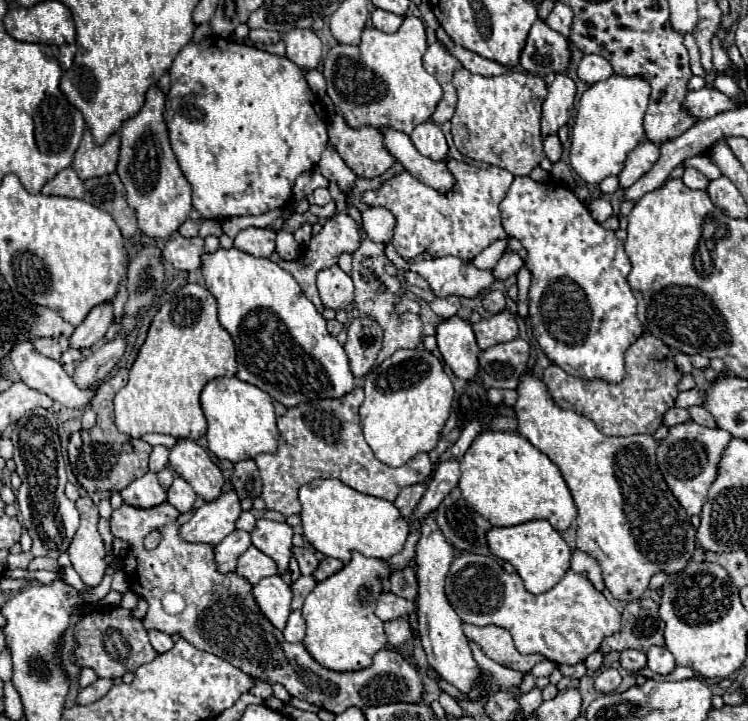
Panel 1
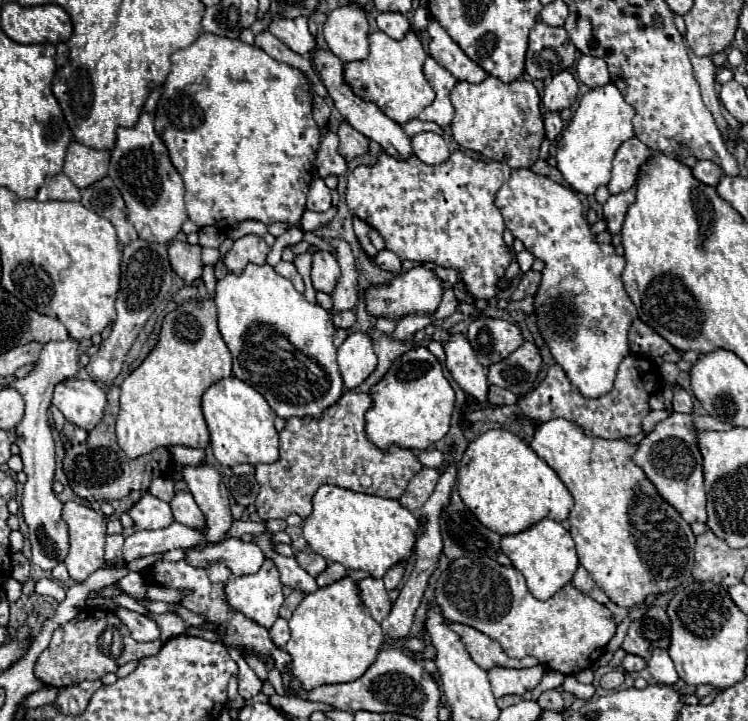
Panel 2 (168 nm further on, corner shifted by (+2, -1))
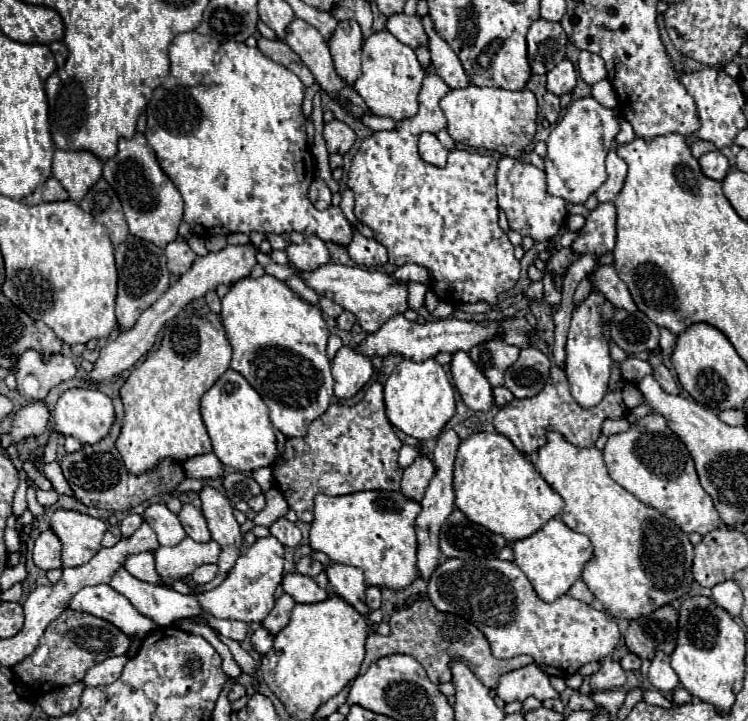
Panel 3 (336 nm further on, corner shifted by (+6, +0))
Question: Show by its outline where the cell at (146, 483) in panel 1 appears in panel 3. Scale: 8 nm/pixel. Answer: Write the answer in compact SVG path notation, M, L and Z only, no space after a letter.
M151 504L141 516L157 532L161 546L175 546L187 536L177 514L173 514L165 504Z

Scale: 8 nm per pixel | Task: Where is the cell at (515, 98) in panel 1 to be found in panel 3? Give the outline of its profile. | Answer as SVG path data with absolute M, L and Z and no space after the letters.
M467 86L449 90L441 100L441 110L447 116L449 136L469 148L495 150L501 156L521 158L523 150L533 142L537 128L537 98L531 90L505 90Z

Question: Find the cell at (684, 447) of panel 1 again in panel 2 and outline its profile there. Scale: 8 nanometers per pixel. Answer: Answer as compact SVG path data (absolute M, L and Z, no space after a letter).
M671 413L667 419L659 421L651 433L647 433L641 443L637 445L637 451L631 455L633 463L639 465L647 479L655 485L657 493L673 505L679 515L687 523L705 523L707 521L707 511L705 511L705 489L703 489L703 467L701 467L701 453L697 449L697 439L695 431L697 429L717 429L723 431L727 429L725 423L711 415L683 415L683 413Z

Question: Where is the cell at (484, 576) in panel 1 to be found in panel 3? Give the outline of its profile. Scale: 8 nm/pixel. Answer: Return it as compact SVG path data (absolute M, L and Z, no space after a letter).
M449 558L429 578L429 600L441 612L459 614L477 626L491 644L495 658L529 654L549 676L569 678L591 660L603 660L619 644L617 622L593 606L563 594L547 604L539 600L527 576L515 562Z

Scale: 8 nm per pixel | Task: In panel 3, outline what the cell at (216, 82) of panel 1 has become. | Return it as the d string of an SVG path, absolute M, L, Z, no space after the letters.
M185 32L179 34L171 46L169 46L169 60L171 60L171 78L167 78L155 92L153 98L147 104L147 142L151 144L151 148L155 150L157 162L163 168L163 172L173 180L173 184L177 186L177 190L183 196L185 202L185 216L183 220L187 224L191 224L193 232L201 238L207 236L215 236L215 234L231 234L231 232L243 232L249 234L251 230L257 230L261 234L265 232L275 232L275 234L283 234L283 232L301 232L303 236L317 236L321 240L331 240L337 244L347 246L351 240L351 224L345 220L345 216L341 214L341 208L331 206L329 210L317 210L309 198L307 198L307 190L309 184L313 180L313 172L315 172L315 164L313 164L313 156L311 150L307 146L307 132L305 132L305 122L307 118L303 116L303 98L305 98L305 86L301 84L301 80L289 72L285 66L269 60L265 54L261 54L259 48L249 48L243 42L221 42L213 36L203 36L199 32Z

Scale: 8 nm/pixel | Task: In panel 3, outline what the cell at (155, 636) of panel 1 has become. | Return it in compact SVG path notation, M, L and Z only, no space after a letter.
M107 584L81 588L69 600L69 608L89 612L103 620L109 620L111 624L121 628L121 632L125 632L127 636L145 638L151 630L157 628L153 620L149 620L147 616L141 616L141 612L137 612L123 594L115 592Z

